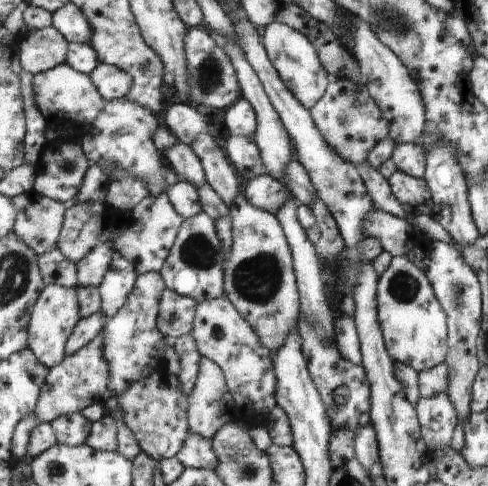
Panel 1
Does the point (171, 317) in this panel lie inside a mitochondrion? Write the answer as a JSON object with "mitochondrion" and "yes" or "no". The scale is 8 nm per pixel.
{"mitochondrion":"yes"}

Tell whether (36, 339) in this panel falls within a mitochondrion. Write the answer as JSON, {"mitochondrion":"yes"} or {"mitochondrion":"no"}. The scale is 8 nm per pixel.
{"mitochondrion":"no"}

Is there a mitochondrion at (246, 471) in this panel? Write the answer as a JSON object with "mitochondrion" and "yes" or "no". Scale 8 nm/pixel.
{"mitochondrion":"yes"}

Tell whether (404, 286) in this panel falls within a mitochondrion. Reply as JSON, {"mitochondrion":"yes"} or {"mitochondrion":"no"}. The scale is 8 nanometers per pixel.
{"mitochondrion":"yes"}

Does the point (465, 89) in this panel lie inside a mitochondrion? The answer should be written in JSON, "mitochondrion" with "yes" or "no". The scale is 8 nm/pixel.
{"mitochondrion":"no"}

